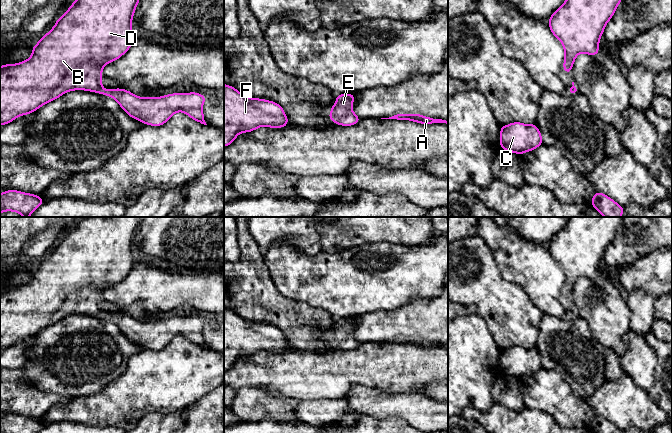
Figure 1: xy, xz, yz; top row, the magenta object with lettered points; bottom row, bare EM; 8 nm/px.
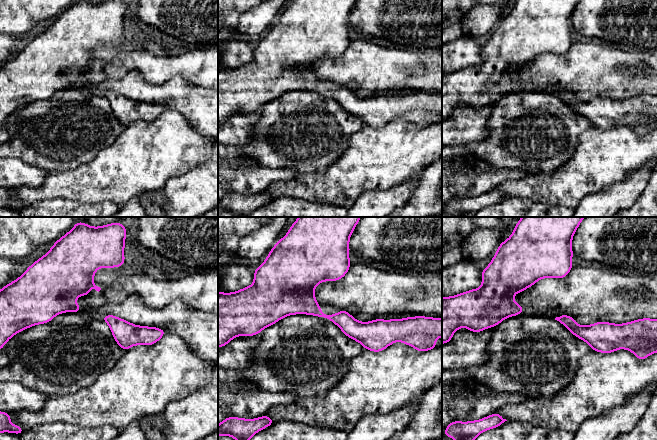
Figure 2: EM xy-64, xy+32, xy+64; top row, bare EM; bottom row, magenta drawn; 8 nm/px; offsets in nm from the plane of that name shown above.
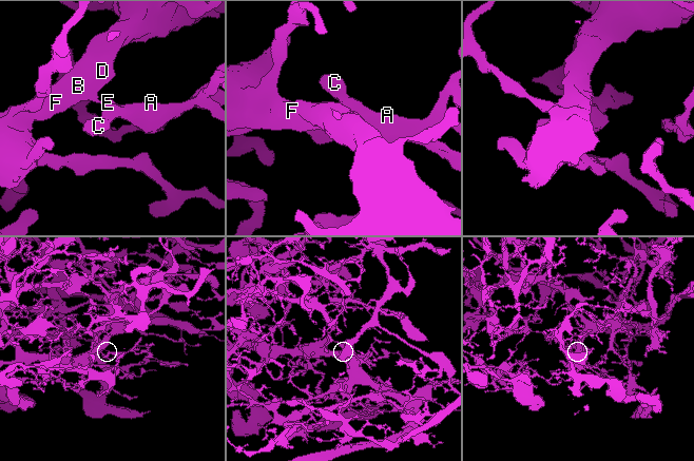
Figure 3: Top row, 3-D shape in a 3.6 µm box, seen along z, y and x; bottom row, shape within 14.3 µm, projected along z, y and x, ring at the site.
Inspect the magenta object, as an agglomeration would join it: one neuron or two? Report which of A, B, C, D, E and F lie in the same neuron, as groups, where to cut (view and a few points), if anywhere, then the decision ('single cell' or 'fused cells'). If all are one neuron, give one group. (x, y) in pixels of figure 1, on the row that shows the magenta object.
A B C D E F; no cut; single cell

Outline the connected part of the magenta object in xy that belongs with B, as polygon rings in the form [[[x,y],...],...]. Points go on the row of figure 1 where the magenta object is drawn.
[[[75,0],[63,16],[57,19],[54,27],[33,45],[32,56],[18,64],[4,64],[0,67],[0,126],[12,122],[15,118],[33,113],[42,105],[53,101],[73,90],[97,92],[114,98],[120,107],[132,118],[143,124],[161,126],[176,112],[184,112],[193,120],[207,125],[202,106],[206,96],[196,92],[174,93],[162,97],[138,97],[121,88],[106,90],[102,87],[103,67],[119,59],[136,40],[131,22],[139,0]]]

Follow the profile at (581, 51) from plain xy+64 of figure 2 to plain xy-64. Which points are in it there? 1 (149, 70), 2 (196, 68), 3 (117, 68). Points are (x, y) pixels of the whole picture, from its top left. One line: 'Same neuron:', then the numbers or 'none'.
Same neuron: 1, 2, 3

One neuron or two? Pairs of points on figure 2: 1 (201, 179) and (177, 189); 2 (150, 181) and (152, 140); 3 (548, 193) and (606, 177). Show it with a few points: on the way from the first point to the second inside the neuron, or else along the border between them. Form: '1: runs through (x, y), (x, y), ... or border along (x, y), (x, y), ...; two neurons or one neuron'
1: runs through (195, 185), (191, 189), (183, 189); one neuron
2: runs through (150, 171), (150, 153), (152, 150); one neuron
3: runs through (562, 188), (578, 177), (592, 177); one neuron

